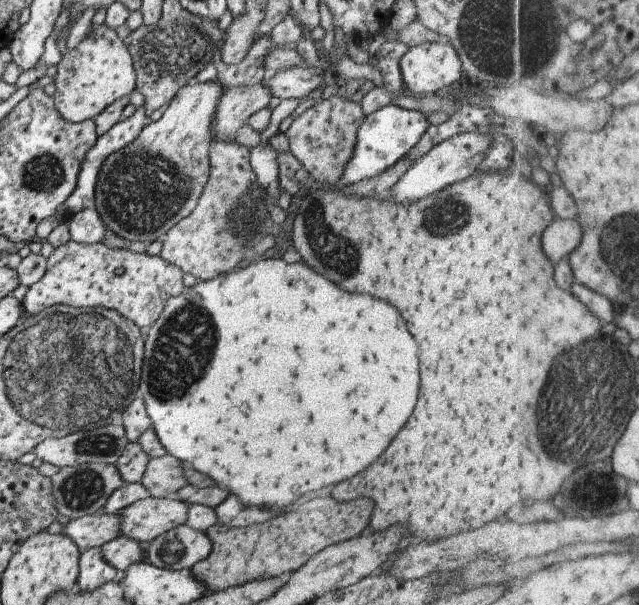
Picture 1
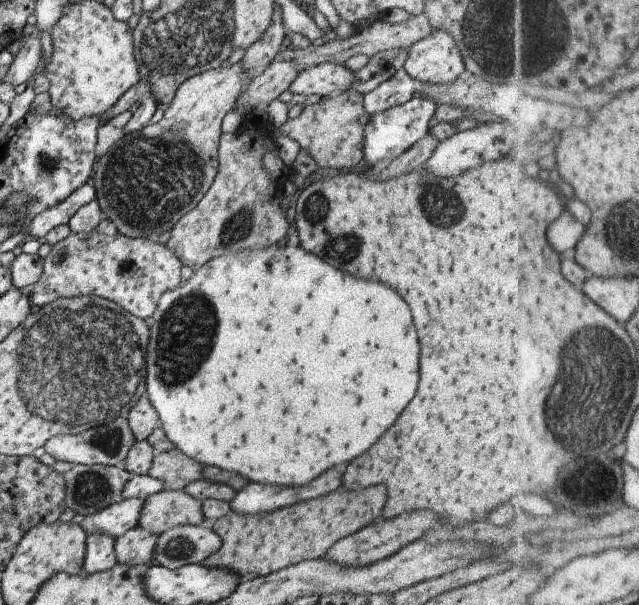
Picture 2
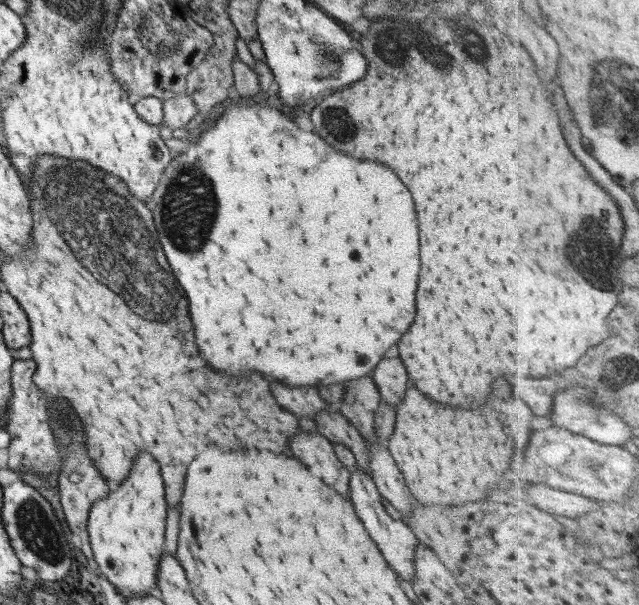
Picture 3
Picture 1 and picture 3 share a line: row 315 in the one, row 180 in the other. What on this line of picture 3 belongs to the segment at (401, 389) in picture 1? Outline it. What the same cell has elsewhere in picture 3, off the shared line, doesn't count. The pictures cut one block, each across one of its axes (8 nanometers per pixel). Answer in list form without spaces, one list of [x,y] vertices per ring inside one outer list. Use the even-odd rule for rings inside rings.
[[[239,98],[235,104],[230,104],[225,114],[219,116],[213,126],[201,133],[196,141],[189,142],[187,150],[179,152],[177,157],[169,160],[151,199],[152,220],[159,236],[159,244],[165,252],[171,272],[175,274],[179,286],[185,290],[189,300],[187,308],[199,354],[213,370],[225,376],[239,378],[253,372],[285,386],[329,386],[331,382],[349,382],[373,372],[375,364],[385,356],[385,352],[371,350],[387,350],[395,346],[413,322],[413,294],[419,268],[417,220],[411,196],[401,184],[401,180],[383,164],[359,162],[331,150],[315,134],[299,130],[289,118],[265,104],[265,100],[256,102]],[[189,228],[193,228],[193,234],[187,236],[185,230]]]

